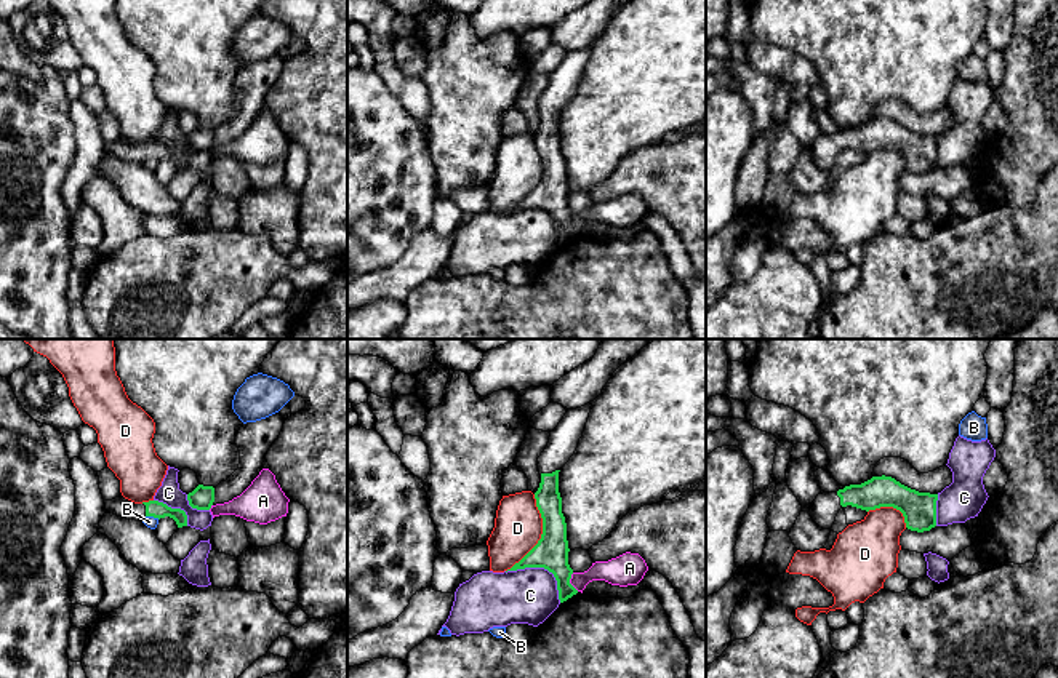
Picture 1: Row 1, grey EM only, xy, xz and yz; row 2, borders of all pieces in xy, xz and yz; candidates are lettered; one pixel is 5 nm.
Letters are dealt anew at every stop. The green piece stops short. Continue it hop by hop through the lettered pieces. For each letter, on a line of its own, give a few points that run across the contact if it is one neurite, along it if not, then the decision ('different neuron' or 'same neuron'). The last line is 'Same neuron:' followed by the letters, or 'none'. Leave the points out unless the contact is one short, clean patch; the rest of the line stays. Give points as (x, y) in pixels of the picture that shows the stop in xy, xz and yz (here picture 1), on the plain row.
A: line xz (572, 215), (570, 224), (578, 232); different neuron
B: line xy (146, 157), (159, 160); different neuron
C: different neuron
D: different neuron
Same neuron: none

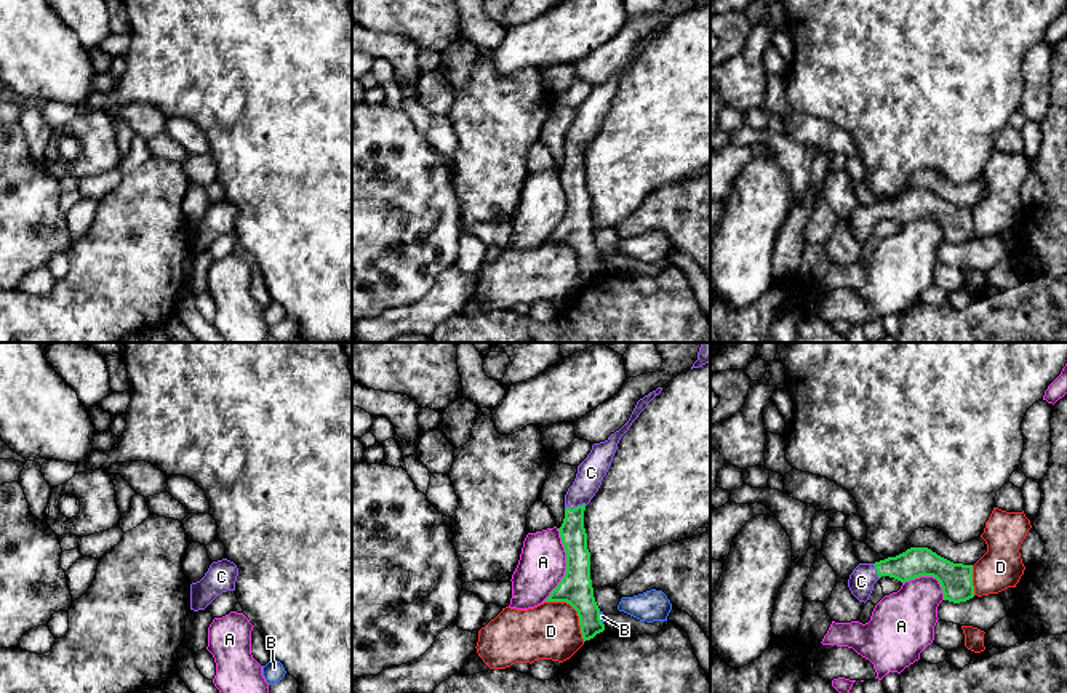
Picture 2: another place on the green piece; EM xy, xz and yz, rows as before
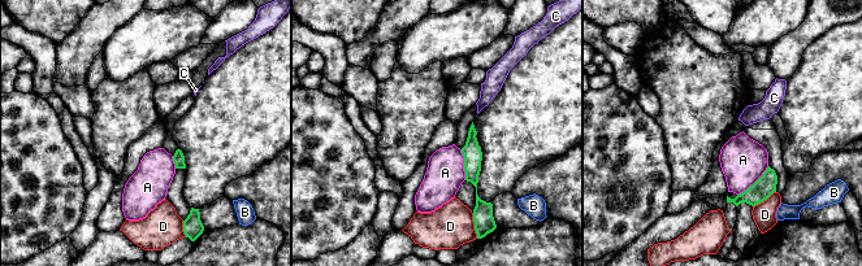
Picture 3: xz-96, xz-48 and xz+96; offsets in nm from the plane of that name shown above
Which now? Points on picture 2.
A: different neuron
B: line xz (599, 253), (602, 264); different neuron
C: line xz (573, 176), (575, 149), (591, 114); same neuron
D: different neuron
Same neuron: C

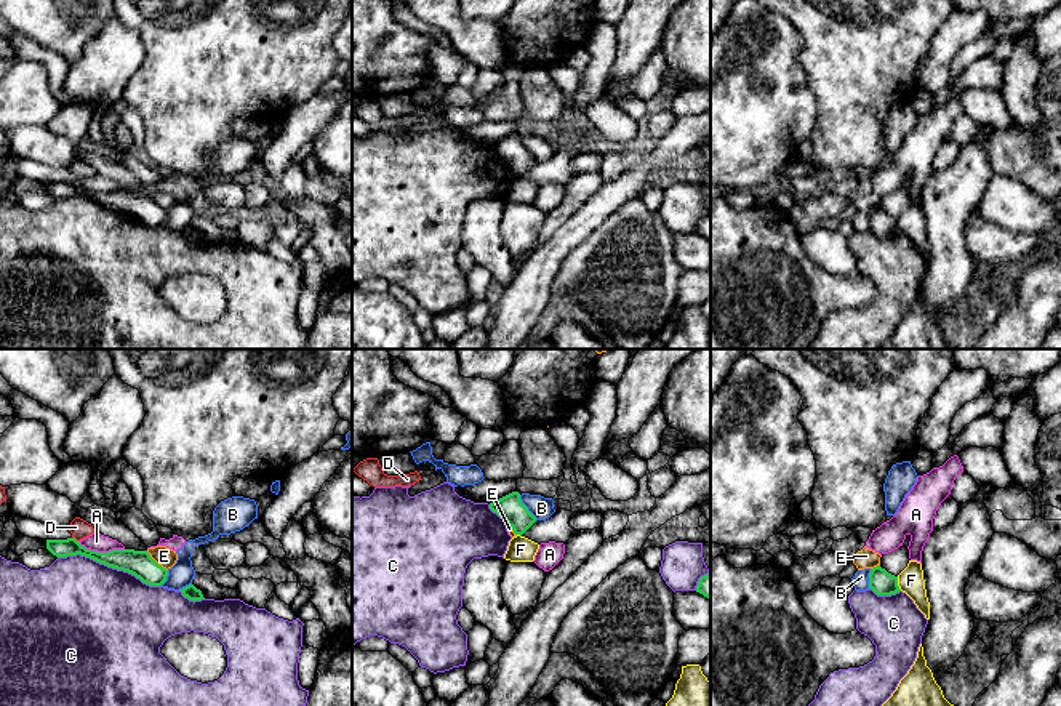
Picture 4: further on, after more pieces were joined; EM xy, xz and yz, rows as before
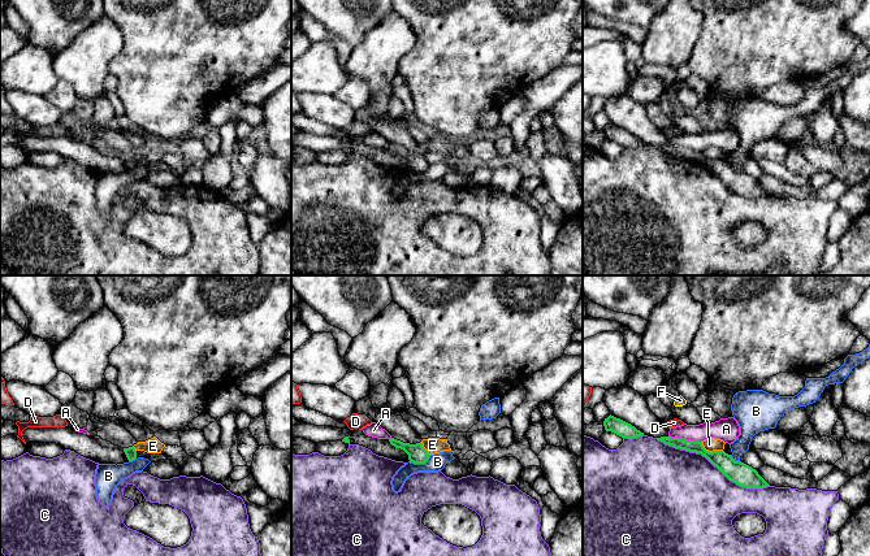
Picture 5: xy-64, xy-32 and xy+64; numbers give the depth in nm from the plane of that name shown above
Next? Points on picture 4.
A: different neuron
B: line xz (519, 136), (520, 143), (536, 160); different neuron
C: different neuron
D: different neuron
E: line xy (146, 192), (167, 212); different neuron
F: different neuron
Same neuron: none

